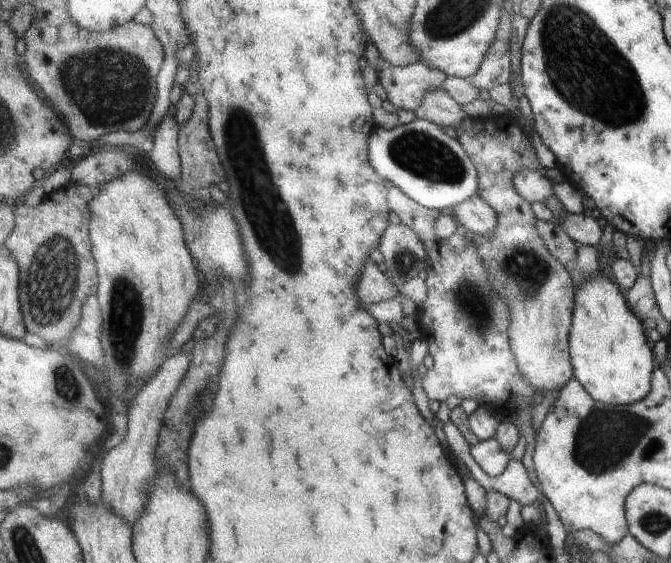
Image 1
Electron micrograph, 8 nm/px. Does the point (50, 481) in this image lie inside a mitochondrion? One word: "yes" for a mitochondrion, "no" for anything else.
no

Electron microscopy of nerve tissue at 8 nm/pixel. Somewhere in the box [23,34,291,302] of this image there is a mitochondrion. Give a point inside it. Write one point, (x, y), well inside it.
(107, 86)

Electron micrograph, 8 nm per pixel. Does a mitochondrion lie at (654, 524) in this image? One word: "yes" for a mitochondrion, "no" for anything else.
yes

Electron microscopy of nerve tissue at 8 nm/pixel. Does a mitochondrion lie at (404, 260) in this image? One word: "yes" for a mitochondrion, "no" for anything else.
yes

